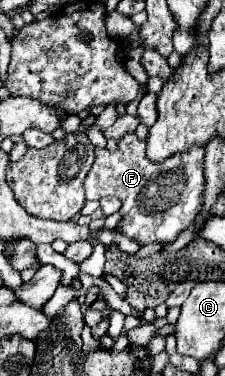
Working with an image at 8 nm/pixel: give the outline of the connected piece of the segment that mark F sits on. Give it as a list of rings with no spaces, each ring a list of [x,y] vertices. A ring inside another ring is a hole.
[[[126,134],[118,142],[116,152],[96,148],[96,160],[84,180],[86,198],[116,196],[122,200],[120,230],[124,236],[140,242],[140,246],[158,242],[168,244],[184,232],[202,206],[204,190],[204,148],[194,146],[184,154],[176,154],[164,162],[150,162],[146,158],[146,142],[138,140],[136,134]]]

